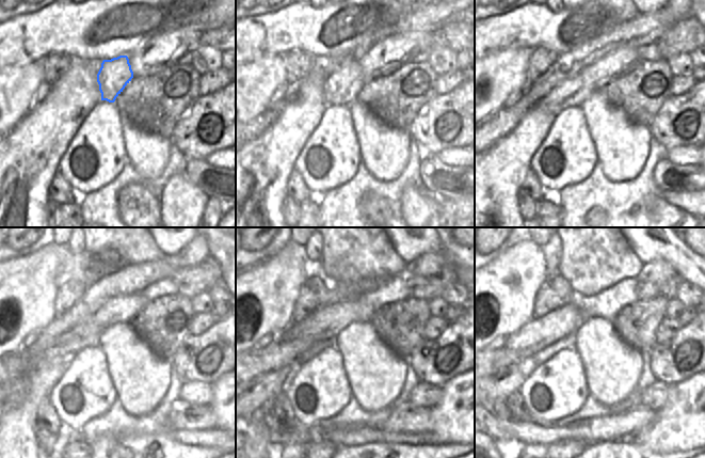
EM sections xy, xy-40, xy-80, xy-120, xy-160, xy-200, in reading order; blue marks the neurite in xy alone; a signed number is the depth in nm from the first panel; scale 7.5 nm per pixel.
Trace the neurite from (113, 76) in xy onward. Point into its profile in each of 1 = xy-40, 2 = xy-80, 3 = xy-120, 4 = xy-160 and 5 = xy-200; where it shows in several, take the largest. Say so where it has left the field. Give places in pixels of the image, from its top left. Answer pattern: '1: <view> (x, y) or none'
1: xy-40 (342, 88)
2: xy-80 (573, 92)
3: xy-120 (86, 334)
4: xy-160 (277, 354)
5: xy-200 (498, 360)

